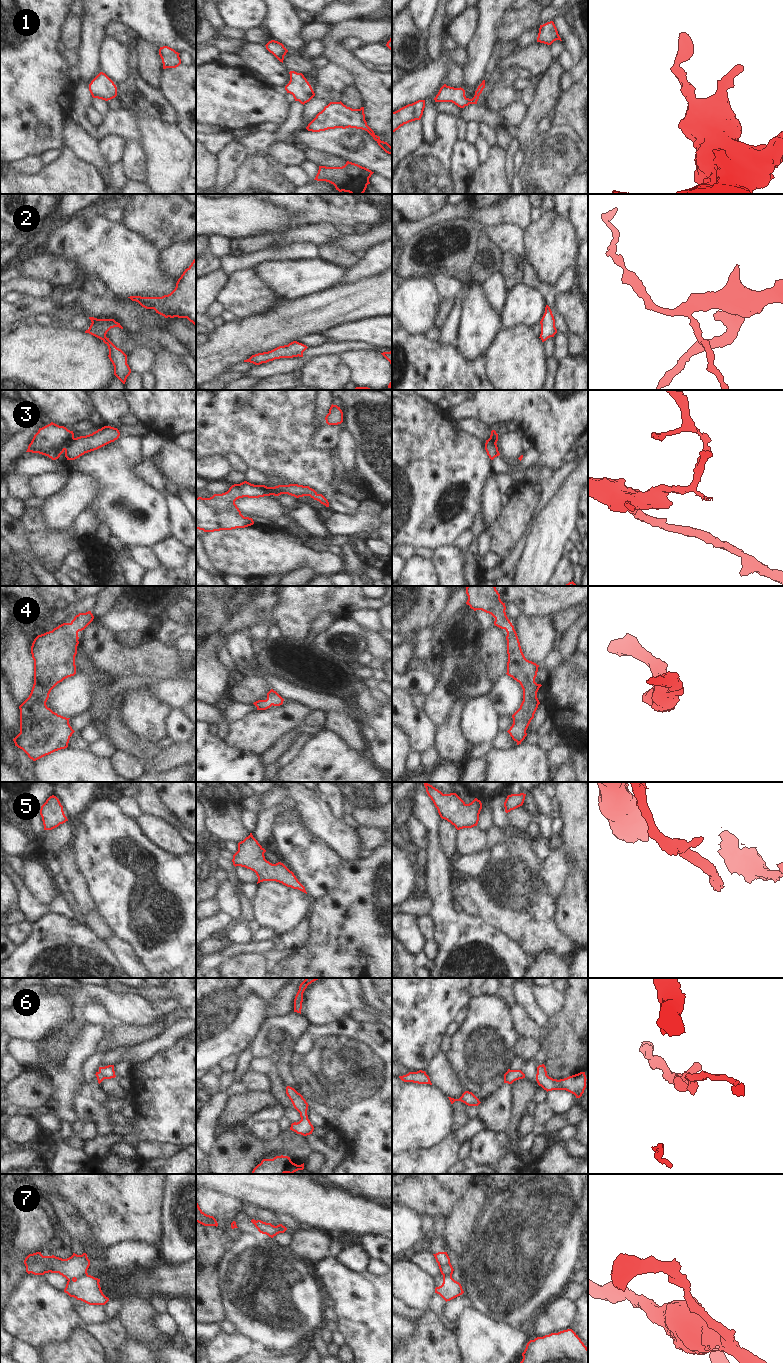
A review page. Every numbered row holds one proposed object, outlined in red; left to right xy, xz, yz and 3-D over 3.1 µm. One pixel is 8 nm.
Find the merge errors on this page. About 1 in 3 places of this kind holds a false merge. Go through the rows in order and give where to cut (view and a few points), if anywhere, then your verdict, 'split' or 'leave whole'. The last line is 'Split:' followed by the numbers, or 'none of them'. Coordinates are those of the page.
1: cut none; leave whole
2: cut none; leave whole
3: cut xy (73, 437), (64, 449); split
4: cut none; leave whole
5: cut none; leave whole
6: cut none; leave whole
7: cut xy (87, 1273), (75, 1279); split
Split: 3, 7

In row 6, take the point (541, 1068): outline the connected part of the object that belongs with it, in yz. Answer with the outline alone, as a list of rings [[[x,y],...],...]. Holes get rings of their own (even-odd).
[[[544,1064],[537,1067],[536,1081],[539,1086],[544,1090],[566,1090],[580,1098],[586,1088],[586,1075],[585,1072],[569,1076],[564,1079],[553,1079],[547,1075],[546,1067]]]

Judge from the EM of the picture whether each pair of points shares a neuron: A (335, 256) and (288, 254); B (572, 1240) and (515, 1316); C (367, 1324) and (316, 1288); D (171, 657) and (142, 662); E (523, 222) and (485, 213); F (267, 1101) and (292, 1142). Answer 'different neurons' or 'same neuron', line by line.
A: different neurons
B: same neuron
C: different neurons
D: same neuron
E: same neuron
F: different neurons

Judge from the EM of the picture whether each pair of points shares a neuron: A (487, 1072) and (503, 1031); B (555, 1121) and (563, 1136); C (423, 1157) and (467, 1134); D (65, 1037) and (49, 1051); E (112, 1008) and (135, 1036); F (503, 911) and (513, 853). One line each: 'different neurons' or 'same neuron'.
A: same neuron
B: different neurons
C: same neuron
D: same neuron
E: different neurons
F: same neuron

